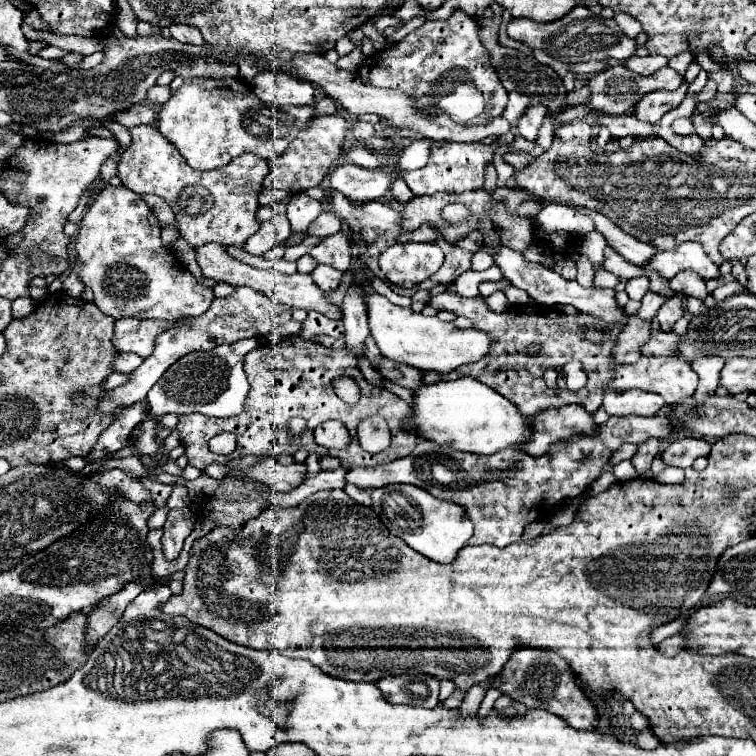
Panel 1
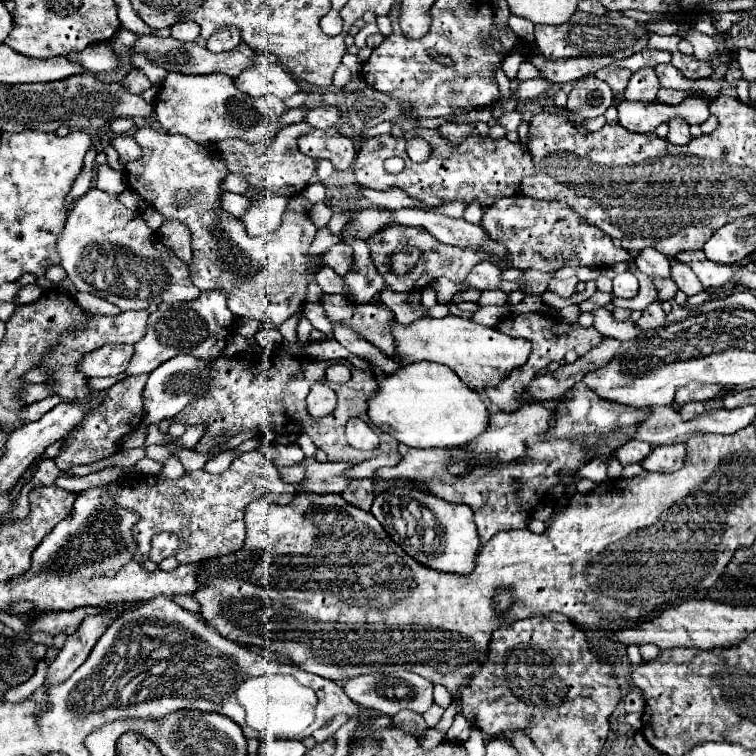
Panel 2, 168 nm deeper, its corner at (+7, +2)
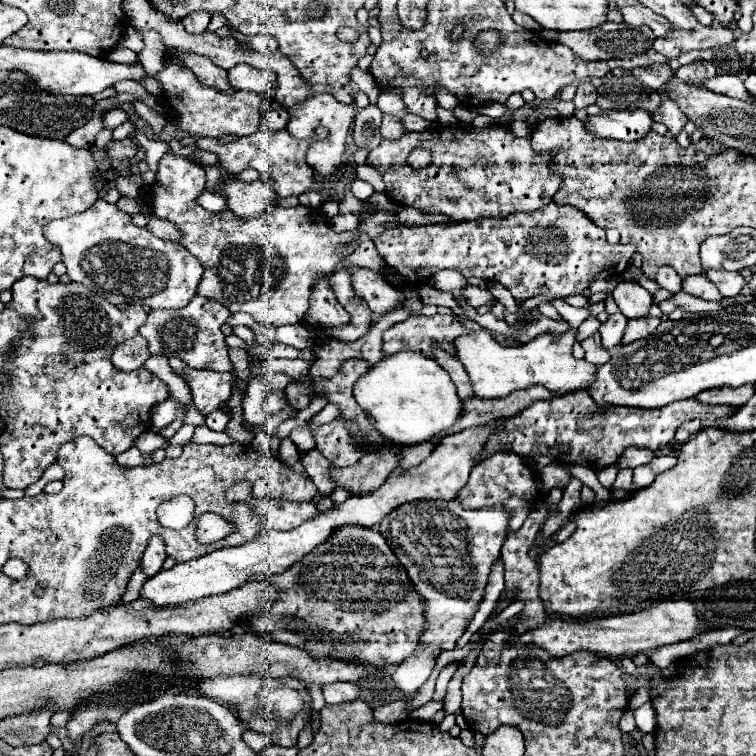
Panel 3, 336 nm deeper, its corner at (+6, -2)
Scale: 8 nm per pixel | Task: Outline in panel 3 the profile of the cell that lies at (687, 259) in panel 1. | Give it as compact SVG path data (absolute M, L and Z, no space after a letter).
M707 270L707 278L719 288L725 298L733 298L741 292L745 280L739 272L725 272L725 270Z

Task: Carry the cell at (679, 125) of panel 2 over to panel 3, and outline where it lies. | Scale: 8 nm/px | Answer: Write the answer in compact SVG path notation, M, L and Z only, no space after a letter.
M665 98L661 102L661 106L651 116L653 116L653 122L665 124L673 136L677 136L683 130L685 122L687 122L687 116L679 110L677 102L671 100L671 98Z

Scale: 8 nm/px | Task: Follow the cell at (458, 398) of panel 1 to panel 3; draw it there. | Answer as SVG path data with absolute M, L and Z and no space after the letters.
M397 352L385 356L361 376L353 394L357 404L375 420L375 428L399 446L415 446L441 434L461 416L461 400L449 374L419 352Z

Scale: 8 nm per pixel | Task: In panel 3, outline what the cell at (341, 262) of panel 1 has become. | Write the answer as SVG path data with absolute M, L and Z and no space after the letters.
M349 268L353 278L353 290L357 296L361 296L369 308L377 314L385 314L407 298L395 284L387 282L383 274L377 274L367 268Z

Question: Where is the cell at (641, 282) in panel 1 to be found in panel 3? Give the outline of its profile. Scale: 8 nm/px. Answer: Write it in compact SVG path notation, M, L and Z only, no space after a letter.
M623 280L615 292L613 292L613 300L617 302L619 310L629 318L645 318L649 316L649 308L651 308L651 294L641 288L639 284L627 282Z

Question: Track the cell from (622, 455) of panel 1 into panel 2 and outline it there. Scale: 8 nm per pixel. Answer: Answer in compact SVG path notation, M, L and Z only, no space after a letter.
M608 454L608 456L596 456L594 460L590 460L588 464L584 464L584 468L580 468L580 478L588 478L588 480L592 480L592 482L604 482L604 478L606 478L606 468L608 468L608 458L610 458L612 454Z

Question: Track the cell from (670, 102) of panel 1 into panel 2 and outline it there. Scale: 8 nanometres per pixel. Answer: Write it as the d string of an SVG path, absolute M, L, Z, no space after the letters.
M642 68L632 74L632 78L624 90L624 98L638 100L638 102L656 102L658 90L660 90L660 82L658 82L654 70Z

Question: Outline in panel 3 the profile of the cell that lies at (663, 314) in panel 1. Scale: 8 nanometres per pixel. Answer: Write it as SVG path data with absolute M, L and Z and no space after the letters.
M653 316L639 318L639 320L629 320L621 344L629 344L629 342L641 340L645 336L651 336L655 332L655 328L659 326L659 322L661 322L661 318L653 318Z

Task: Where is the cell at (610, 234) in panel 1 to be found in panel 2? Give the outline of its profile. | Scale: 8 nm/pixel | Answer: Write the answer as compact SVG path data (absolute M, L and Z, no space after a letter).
M644 248L642 252L638 252L636 266L642 274L648 276L660 276L660 278L670 276L670 258L660 254L656 248Z

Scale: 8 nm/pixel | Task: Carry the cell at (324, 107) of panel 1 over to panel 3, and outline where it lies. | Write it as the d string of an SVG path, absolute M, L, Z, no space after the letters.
M281 106L277 110L271 110L263 116L261 120L261 130L269 130L269 132L275 132L275 130L281 130L285 128L287 124L287 110Z

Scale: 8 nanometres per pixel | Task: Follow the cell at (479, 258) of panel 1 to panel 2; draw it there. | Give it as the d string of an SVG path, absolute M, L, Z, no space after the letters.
M488 260L480 262L472 268L472 272L468 274L464 284L470 284L480 290L498 290L502 284L502 268Z

